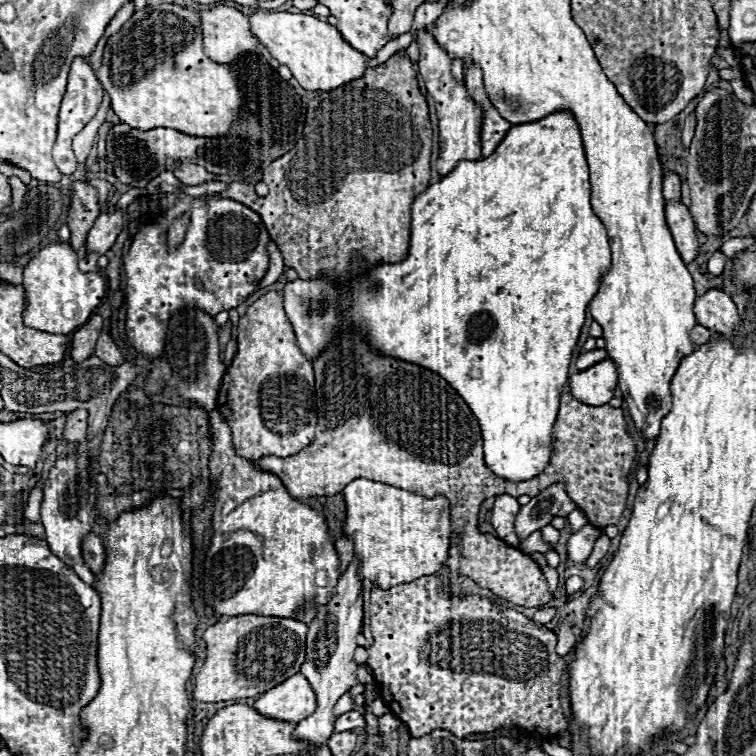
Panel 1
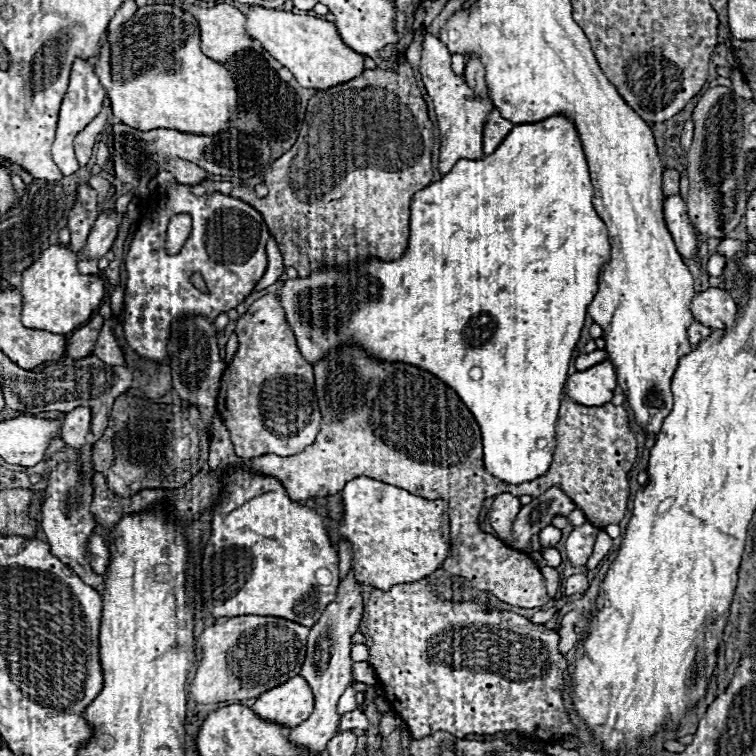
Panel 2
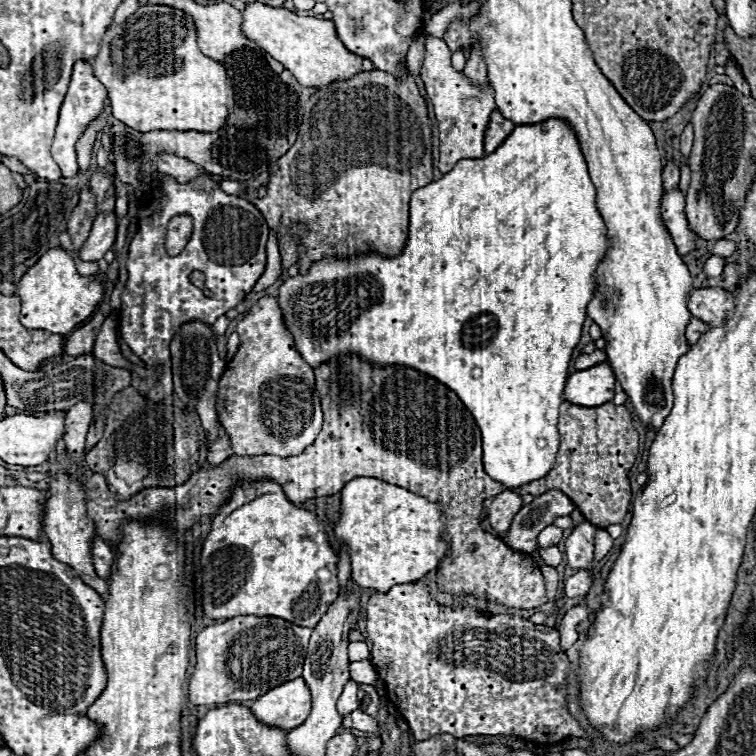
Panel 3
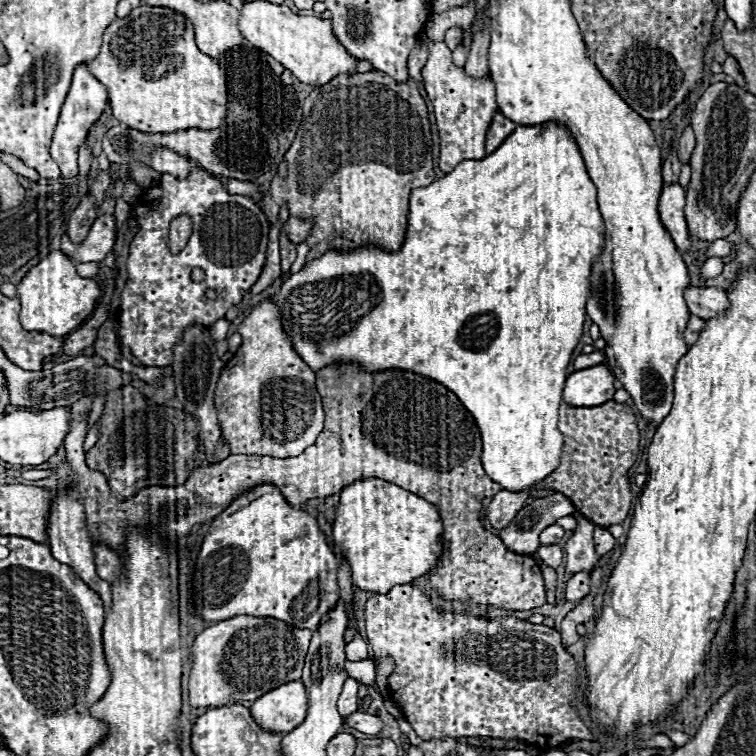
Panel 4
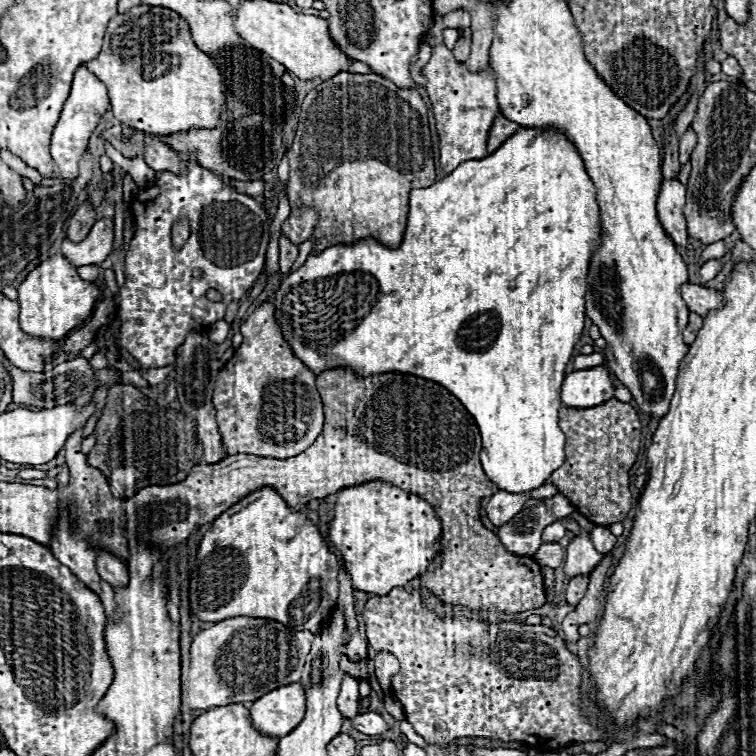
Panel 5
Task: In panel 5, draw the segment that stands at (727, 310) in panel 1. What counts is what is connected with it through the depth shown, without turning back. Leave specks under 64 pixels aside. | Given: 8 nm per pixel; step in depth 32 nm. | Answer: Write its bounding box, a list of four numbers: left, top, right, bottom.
[680,282,724,316]

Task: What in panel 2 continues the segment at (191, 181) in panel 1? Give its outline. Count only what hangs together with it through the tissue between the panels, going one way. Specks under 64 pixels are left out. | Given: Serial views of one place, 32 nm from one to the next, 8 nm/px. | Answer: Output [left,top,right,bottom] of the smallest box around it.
[162,158,210,184]

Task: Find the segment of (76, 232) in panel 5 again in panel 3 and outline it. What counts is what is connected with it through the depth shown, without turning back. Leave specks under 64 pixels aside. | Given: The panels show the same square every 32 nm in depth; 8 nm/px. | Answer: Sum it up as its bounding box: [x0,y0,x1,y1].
[68,188,98,250]

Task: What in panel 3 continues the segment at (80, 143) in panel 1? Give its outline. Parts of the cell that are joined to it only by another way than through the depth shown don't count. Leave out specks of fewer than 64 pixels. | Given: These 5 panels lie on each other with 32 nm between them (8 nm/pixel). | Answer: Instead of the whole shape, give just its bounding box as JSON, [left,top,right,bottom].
[76,102,110,170]

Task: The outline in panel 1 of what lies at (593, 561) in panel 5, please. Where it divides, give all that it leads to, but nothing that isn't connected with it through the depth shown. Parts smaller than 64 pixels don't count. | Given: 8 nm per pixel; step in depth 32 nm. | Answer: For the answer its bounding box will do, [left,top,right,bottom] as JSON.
[568,524,600,564]

